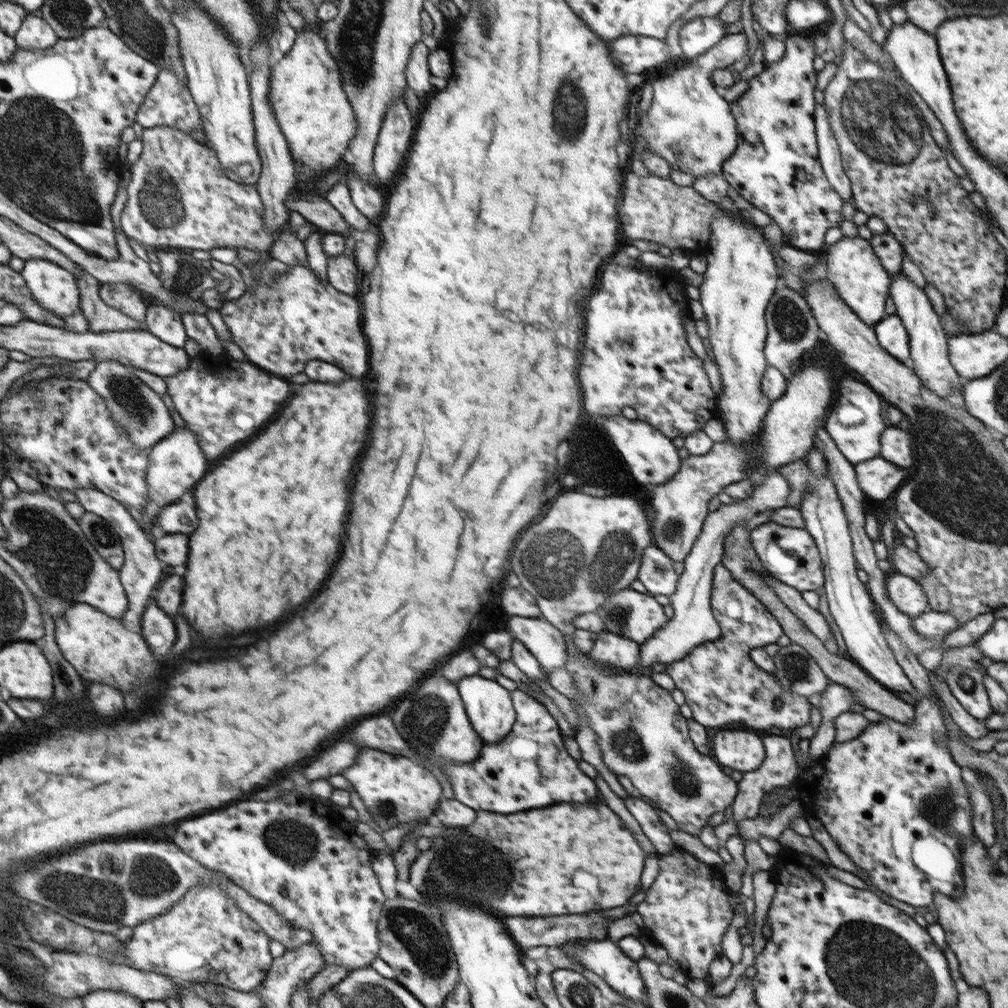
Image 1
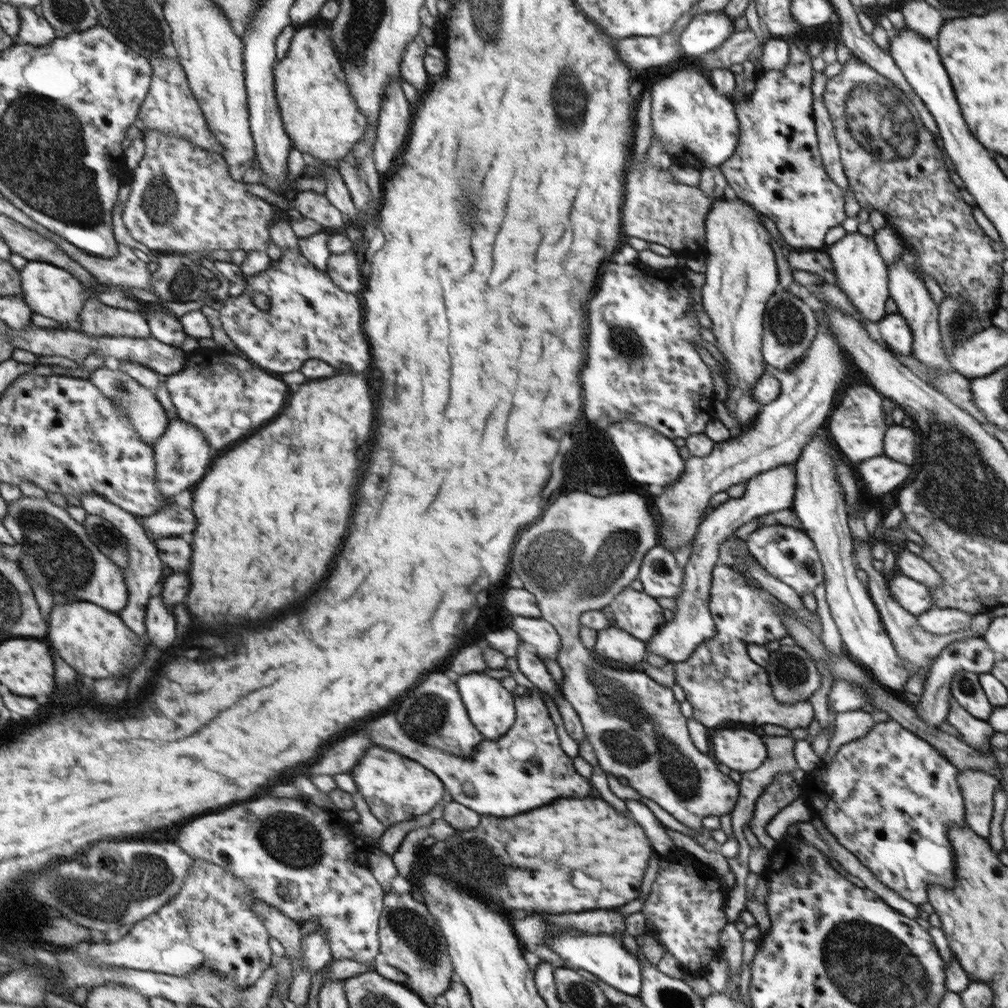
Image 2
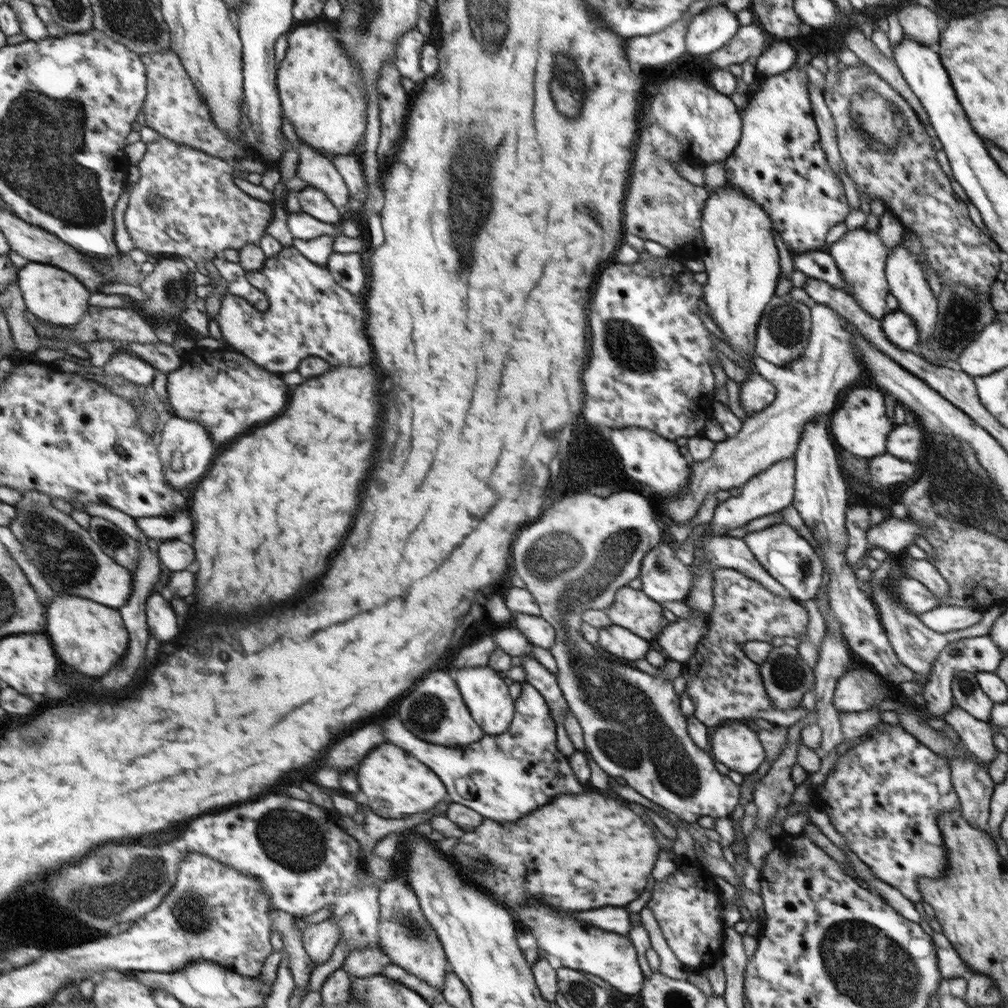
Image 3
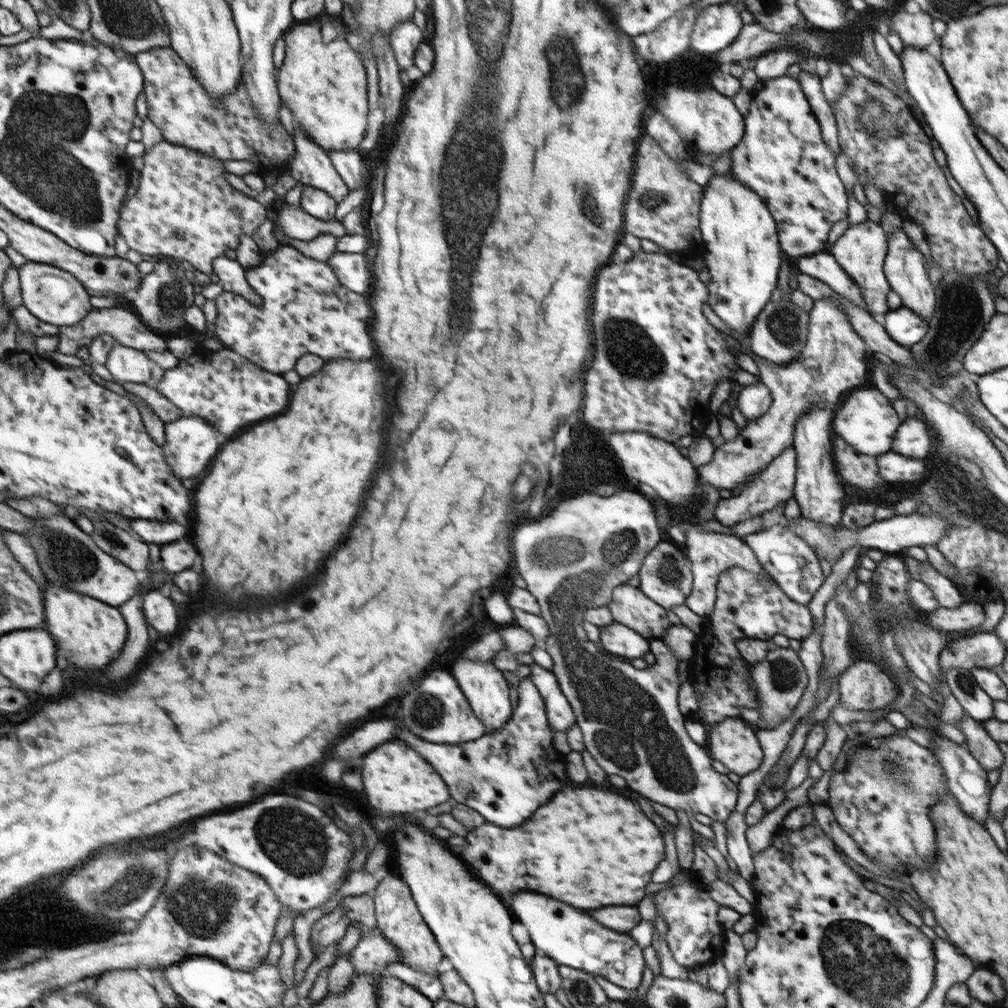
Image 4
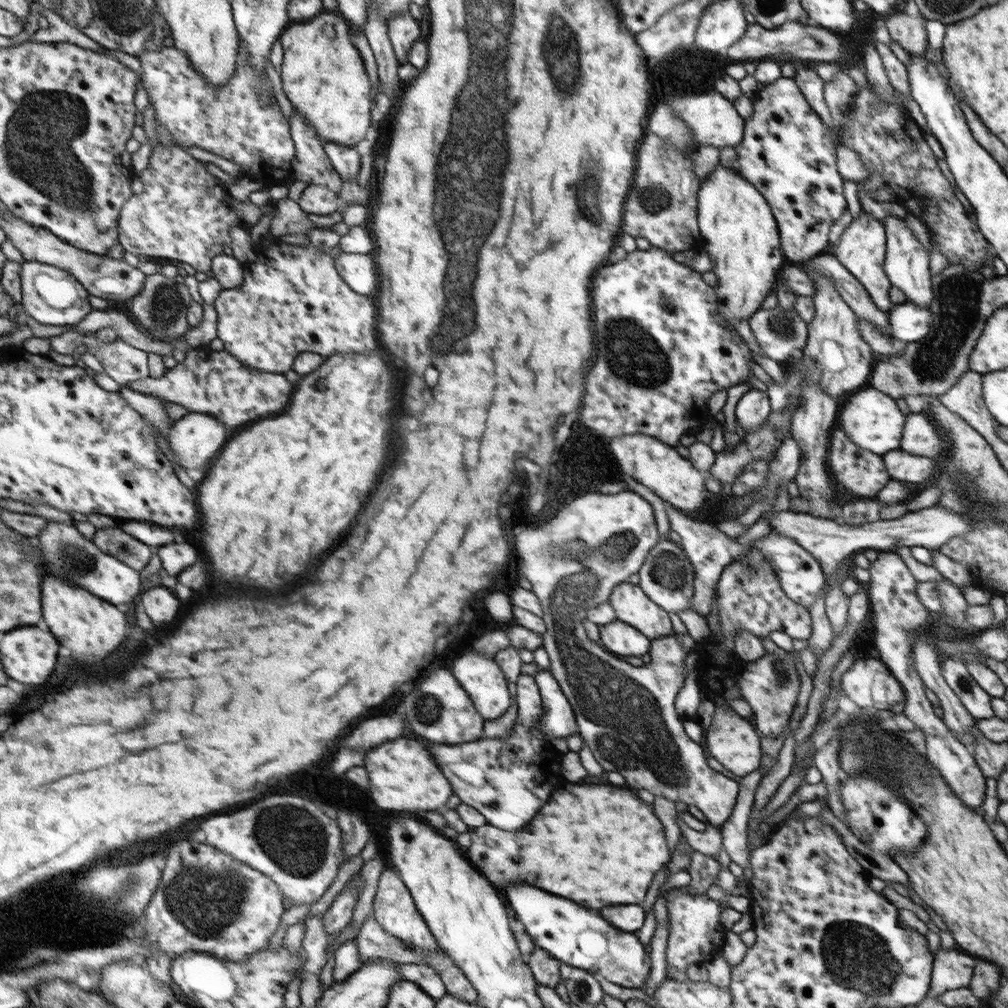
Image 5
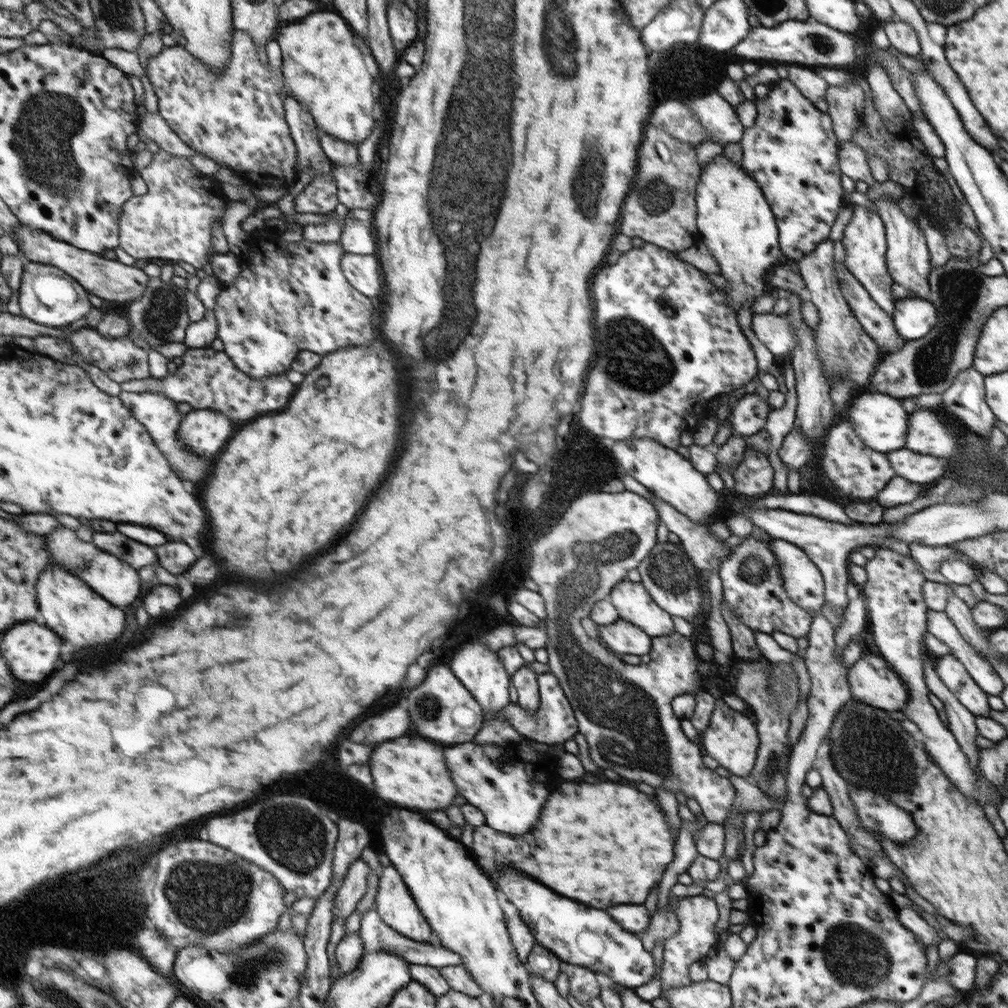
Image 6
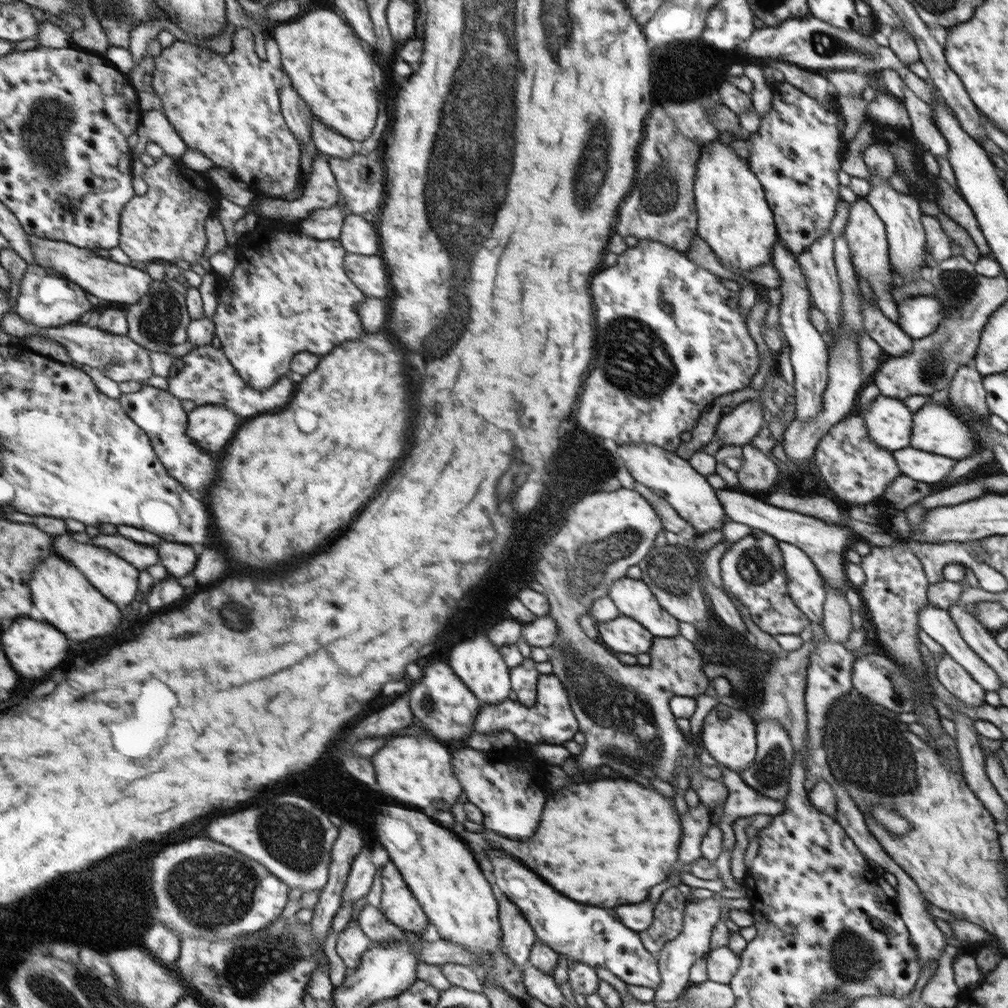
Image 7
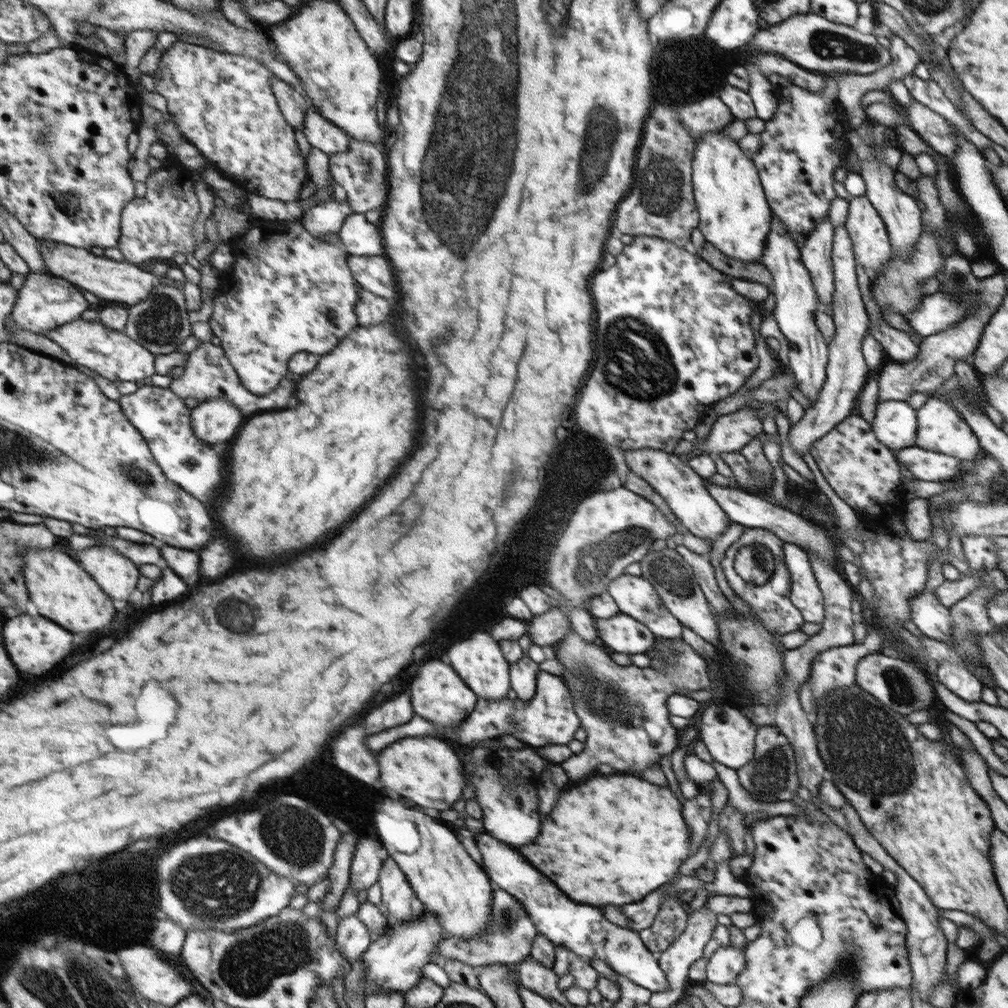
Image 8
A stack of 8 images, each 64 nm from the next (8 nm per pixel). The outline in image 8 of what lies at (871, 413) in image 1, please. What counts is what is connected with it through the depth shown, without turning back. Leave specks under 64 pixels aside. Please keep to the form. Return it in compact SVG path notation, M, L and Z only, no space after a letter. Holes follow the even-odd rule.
M888 400L880 401L876 405L872 428L882 444L887 444L893 451L912 447L918 444L918 412L907 401Z

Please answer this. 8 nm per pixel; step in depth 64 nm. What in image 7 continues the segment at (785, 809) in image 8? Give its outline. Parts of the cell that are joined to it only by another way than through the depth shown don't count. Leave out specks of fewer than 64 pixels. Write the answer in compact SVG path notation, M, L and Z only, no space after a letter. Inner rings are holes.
M720 765L722 769L722 784L728 788L728 798L723 805L722 816L719 818L719 827L722 831L722 850L732 852L736 843L733 823L738 818L756 814L770 814L776 816L785 811L782 800L774 800L756 792L743 782L741 776Z

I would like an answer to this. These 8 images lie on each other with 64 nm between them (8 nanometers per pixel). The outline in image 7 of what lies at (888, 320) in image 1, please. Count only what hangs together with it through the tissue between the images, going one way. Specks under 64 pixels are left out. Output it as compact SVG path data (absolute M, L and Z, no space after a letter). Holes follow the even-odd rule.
M928 296L905 298L898 304L897 324L908 336L921 339L934 332L943 322L943 304Z

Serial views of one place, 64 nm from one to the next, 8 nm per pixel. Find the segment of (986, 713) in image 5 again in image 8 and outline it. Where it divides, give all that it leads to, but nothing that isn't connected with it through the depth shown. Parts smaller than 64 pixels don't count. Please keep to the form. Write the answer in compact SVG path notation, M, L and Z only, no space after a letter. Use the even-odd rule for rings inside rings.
M944 661L938 664L936 674L938 680L956 696L968 702L980 702L982 698L982 682L974 672L970 672L964 665Z

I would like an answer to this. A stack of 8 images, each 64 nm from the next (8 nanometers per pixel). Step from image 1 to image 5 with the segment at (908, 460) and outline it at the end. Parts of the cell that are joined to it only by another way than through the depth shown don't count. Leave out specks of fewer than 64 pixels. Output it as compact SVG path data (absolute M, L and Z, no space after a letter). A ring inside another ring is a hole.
M926 412L911 413L906 416L903 438L899 448L914 456L935 457L947 451L949 442L943 431Z

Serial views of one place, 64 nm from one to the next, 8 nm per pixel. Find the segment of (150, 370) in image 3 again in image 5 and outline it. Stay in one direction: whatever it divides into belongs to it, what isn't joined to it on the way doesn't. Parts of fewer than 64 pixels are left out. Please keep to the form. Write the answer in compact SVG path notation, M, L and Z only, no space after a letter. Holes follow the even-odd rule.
M91 334L85 336L82 351L84 348L91 348L90 353L102 362L107 374L117 381L122 389L132 382L150 378L149 352L140 350L125 340L100 343L97 334Z

